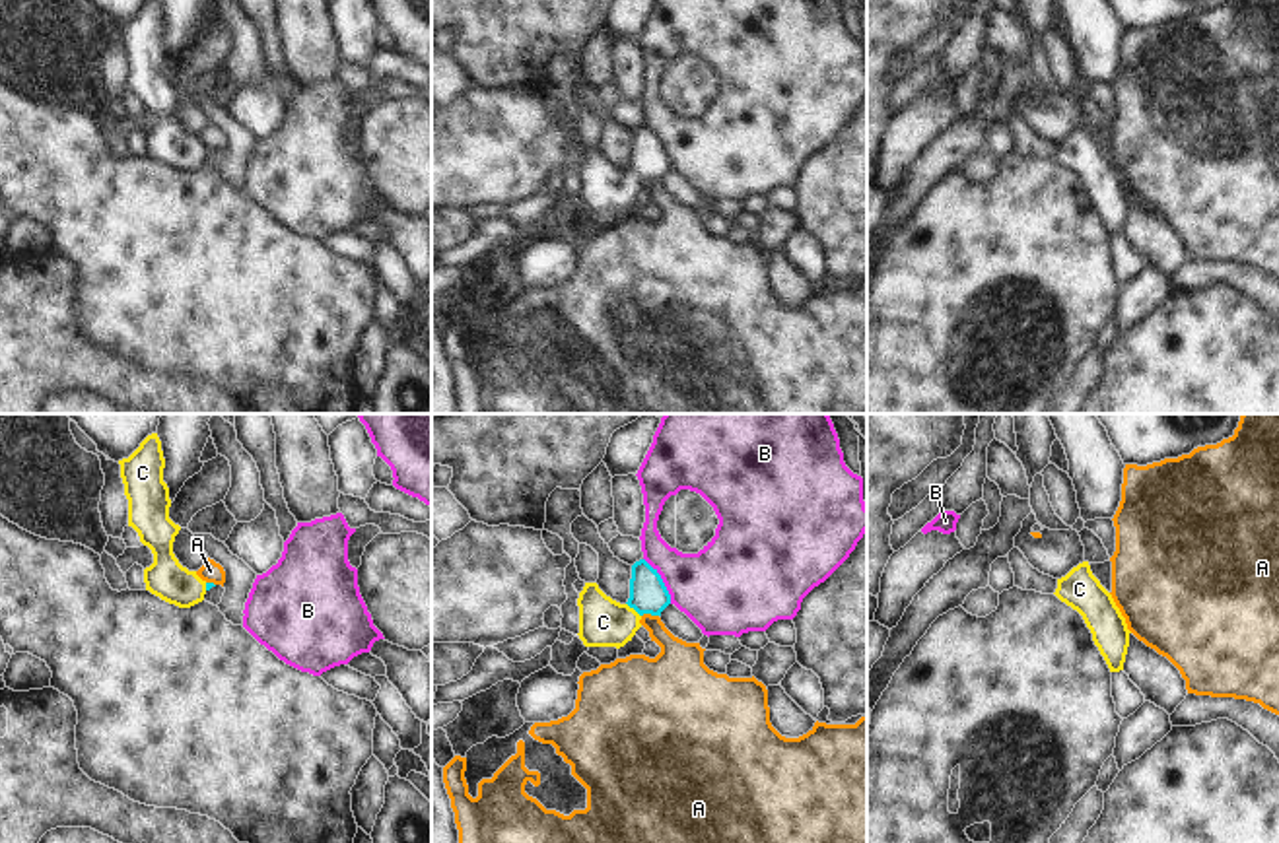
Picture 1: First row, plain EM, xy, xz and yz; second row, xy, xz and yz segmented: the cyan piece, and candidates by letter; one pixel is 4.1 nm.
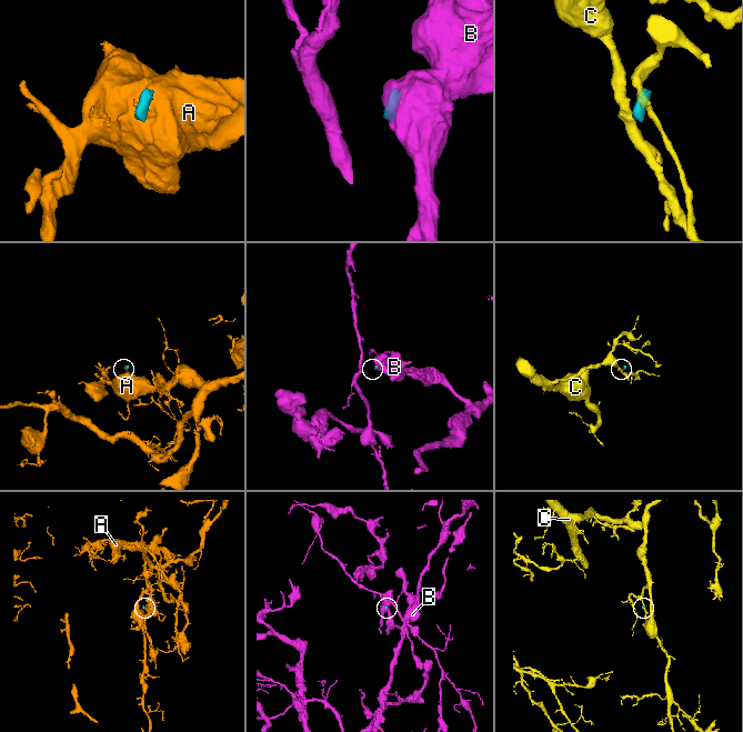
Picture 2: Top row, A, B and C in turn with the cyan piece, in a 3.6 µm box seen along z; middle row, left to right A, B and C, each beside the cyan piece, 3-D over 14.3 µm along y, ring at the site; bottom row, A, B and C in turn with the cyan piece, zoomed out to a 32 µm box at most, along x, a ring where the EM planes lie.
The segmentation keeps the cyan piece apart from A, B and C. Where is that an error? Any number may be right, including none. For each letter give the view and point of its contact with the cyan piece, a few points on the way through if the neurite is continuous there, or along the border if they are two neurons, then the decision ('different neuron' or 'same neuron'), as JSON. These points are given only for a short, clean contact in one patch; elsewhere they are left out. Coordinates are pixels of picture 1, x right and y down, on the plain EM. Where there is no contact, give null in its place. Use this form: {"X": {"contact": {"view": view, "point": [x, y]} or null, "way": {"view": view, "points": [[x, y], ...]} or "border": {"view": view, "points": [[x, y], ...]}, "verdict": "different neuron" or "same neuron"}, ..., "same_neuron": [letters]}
{"A": {"contact": {"view": "xz", "point": [650, 177]}, "border": {"view": "xz", "points": [[657, 179], [642, 181]]}, "verdict": "different neuron"}, "B": {"contact": {"view": "xz", "point": [661, 146]}, "verdict": "different neuron"}, "C": {"contact": {"view": "xz", "point": [634, 173]}, "way": {"view": "xz", "points": [[648, 160], [634, 173], [621, 187], [603, 187]]}, "verdict": "same neuron"}, "same_neuron": ["C"]}

